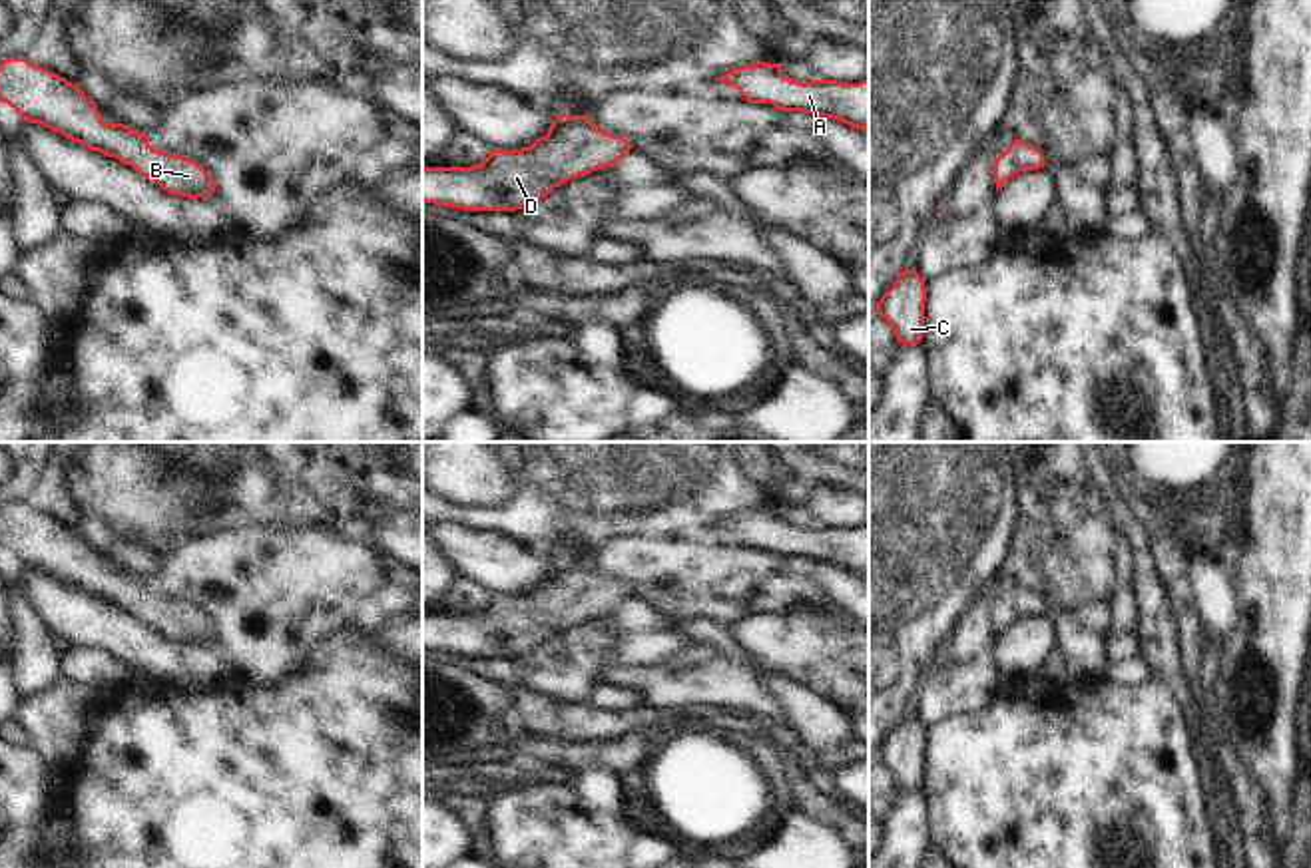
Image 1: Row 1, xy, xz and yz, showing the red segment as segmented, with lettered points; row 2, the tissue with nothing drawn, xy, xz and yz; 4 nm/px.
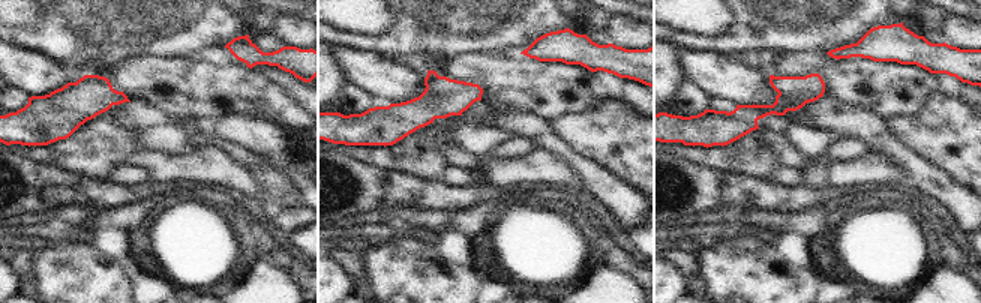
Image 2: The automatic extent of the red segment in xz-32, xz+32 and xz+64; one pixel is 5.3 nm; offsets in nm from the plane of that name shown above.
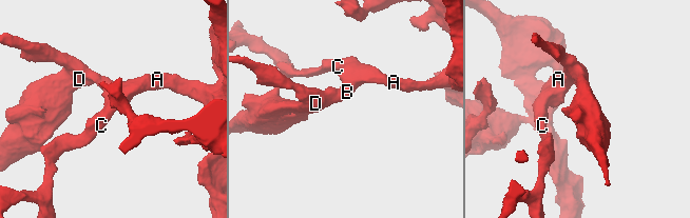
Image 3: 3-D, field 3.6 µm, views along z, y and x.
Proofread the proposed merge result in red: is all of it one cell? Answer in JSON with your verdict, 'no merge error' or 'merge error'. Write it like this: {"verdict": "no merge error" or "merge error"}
{"verdict": "no merge error"}

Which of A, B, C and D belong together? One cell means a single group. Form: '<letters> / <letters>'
A B C D

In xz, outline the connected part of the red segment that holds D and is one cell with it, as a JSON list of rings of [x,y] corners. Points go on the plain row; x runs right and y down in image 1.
[[[560,559],[548,579],[528,593],[512,597],[492,593],[490,601],[472,613],[424,613],[422,647],[464,657],[516,657],[570,625],[614,613],[630,595],[624,581],[598,575],[588,561]]]

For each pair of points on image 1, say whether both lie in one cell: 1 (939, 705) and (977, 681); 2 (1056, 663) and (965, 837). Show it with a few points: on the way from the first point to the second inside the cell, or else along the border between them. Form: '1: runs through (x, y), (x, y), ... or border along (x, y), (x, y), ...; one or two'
1: runs through (949, 695), (955, 689), (967, 687); one
2: border along (1045, 673), (1050, 681); two

